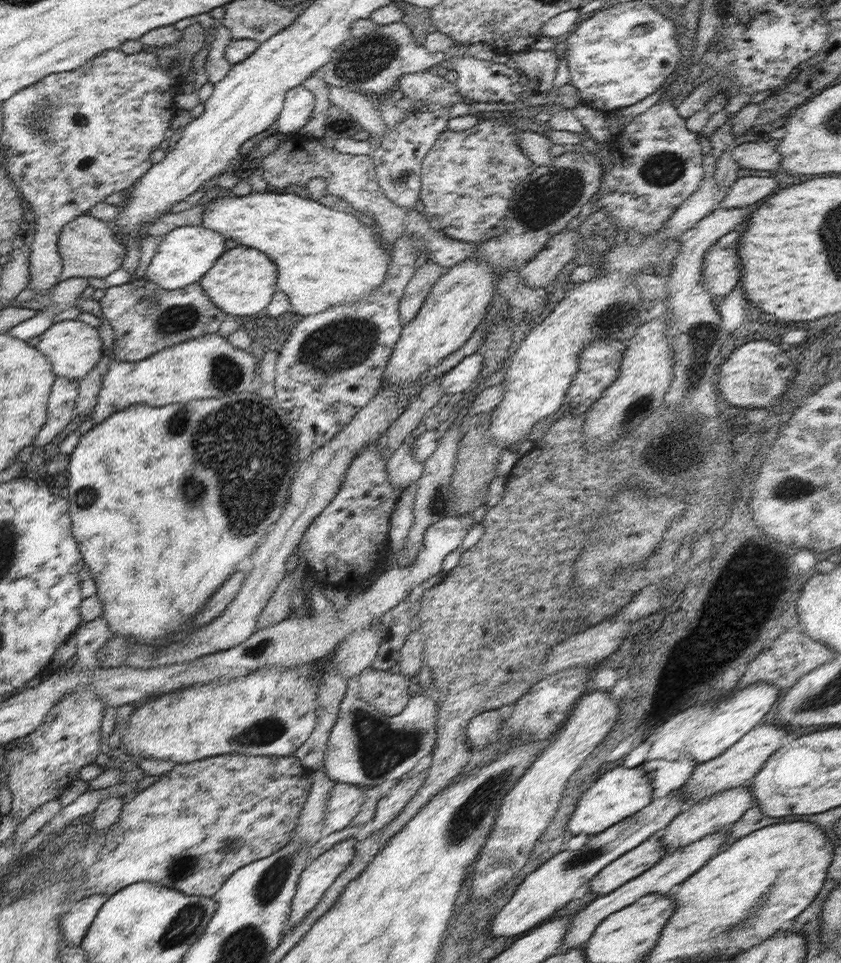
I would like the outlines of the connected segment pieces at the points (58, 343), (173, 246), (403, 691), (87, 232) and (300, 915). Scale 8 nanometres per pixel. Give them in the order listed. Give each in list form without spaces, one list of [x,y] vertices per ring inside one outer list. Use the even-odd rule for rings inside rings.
[[[76,318],[54,323],[40,336],[40,342],[35,347],[45,355],[56,376],[78,380],[90,373],[102,359],[104,346],[96,328]]]
[[[203,225],[176,227],[160,238],[156,254],[152,257],[144,278],[166,290],[184,288],[199,282],[224,251],[226,251],[226,241],[219,232],[214,232]]]
[[[370,666],[366,667],[358,677],[357,687],[361,699],[365,700],[374,708],[377,708],[386,716],[396,716],[400,714],[407,705],[408,699],[411,697],[408,693],[410,678],[404,676],[401,672],[393,674],[388,670],[378,670]]]
[[[80,215],[67,222],[59,232],[57,243],[59,255],[63,257],[60,281],[74,278],[74,276],[106,278],[110,273],[121,268],[126,256],[125,245],[114,235],[109,225],[90,215]]]
[[[355,837],[338,842],[314,859],[301,873],[292,899],[288,924],[295,927],[321,901],[323,894],[344,872],[355,855]]]

